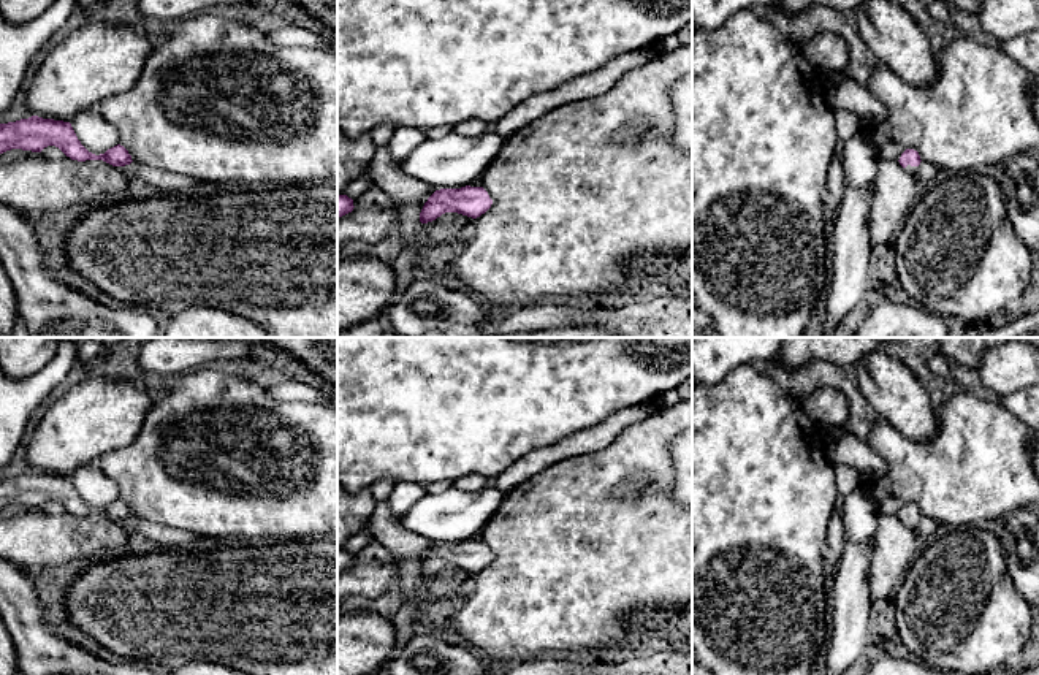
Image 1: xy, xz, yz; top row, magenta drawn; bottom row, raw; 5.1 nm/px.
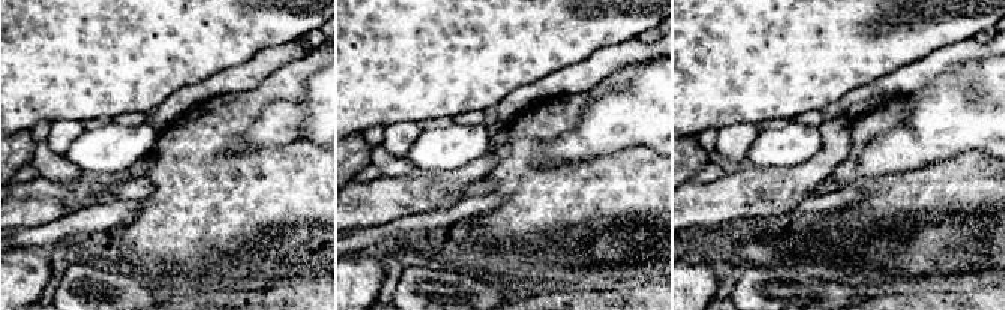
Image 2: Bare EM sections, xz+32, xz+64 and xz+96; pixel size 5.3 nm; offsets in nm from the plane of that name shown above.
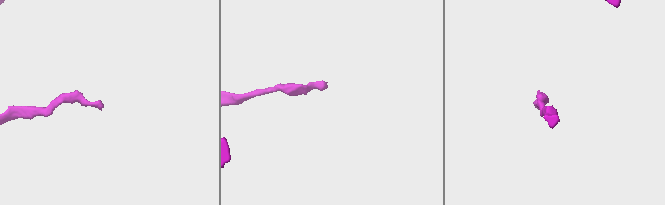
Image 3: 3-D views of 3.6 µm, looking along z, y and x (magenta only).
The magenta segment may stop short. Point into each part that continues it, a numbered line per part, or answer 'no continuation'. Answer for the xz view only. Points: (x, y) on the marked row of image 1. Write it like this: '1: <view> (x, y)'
no continuation

